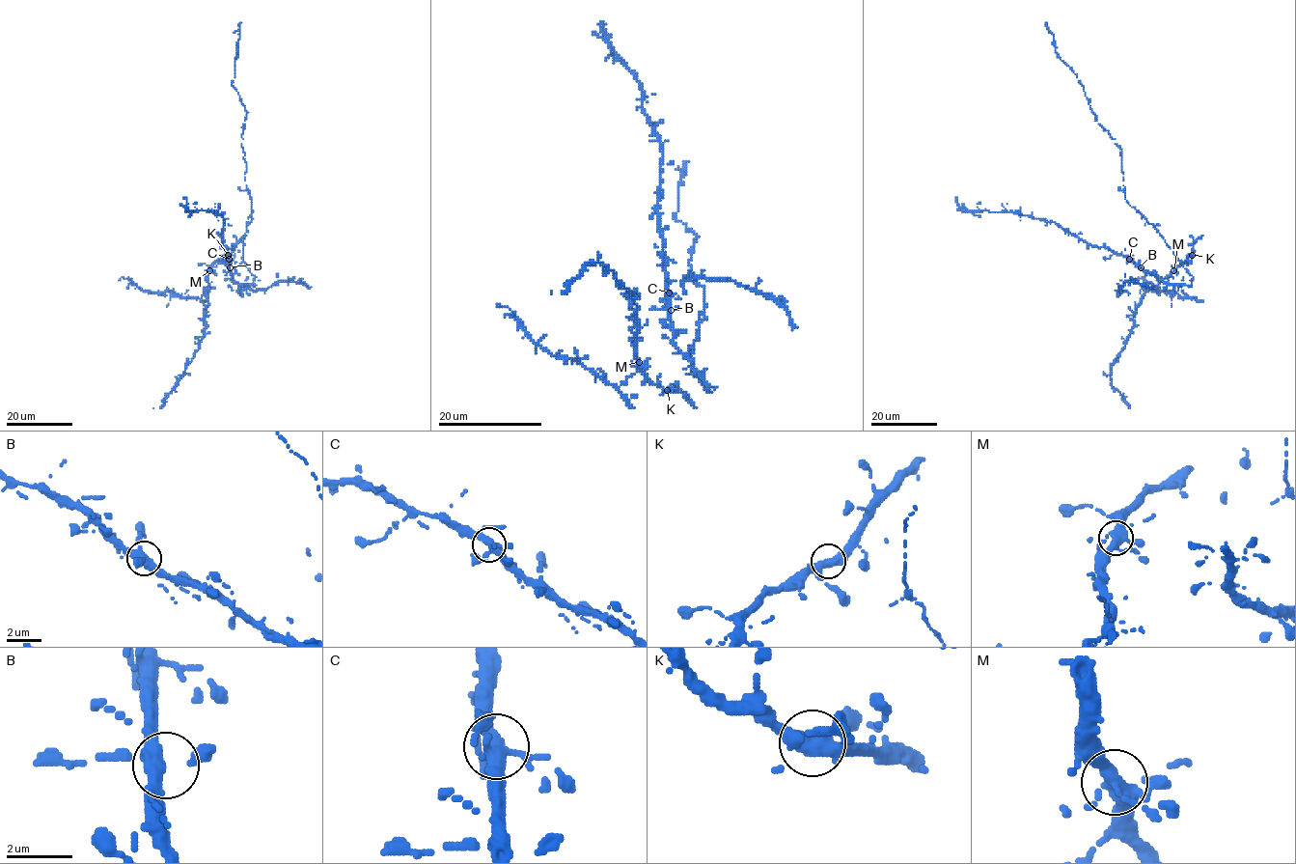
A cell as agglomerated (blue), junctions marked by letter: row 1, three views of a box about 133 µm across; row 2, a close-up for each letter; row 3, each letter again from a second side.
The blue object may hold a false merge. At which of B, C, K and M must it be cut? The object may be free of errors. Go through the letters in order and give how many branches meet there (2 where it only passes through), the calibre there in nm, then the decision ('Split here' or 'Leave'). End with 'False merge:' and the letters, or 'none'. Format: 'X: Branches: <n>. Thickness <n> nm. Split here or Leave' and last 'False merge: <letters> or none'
B: Branches: 4. Thickness 360 nm. Leave
C: Branches: 5. Thickness 340 nm. Leave
K: Branches: 4. Thickness 360 nm. Leave
M: Branches: 5. Thickness 400 nm. Leave
False merge: none

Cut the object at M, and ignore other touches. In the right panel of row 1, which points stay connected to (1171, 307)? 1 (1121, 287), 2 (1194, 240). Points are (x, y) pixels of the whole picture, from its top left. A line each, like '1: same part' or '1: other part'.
1: same part
2: same part

